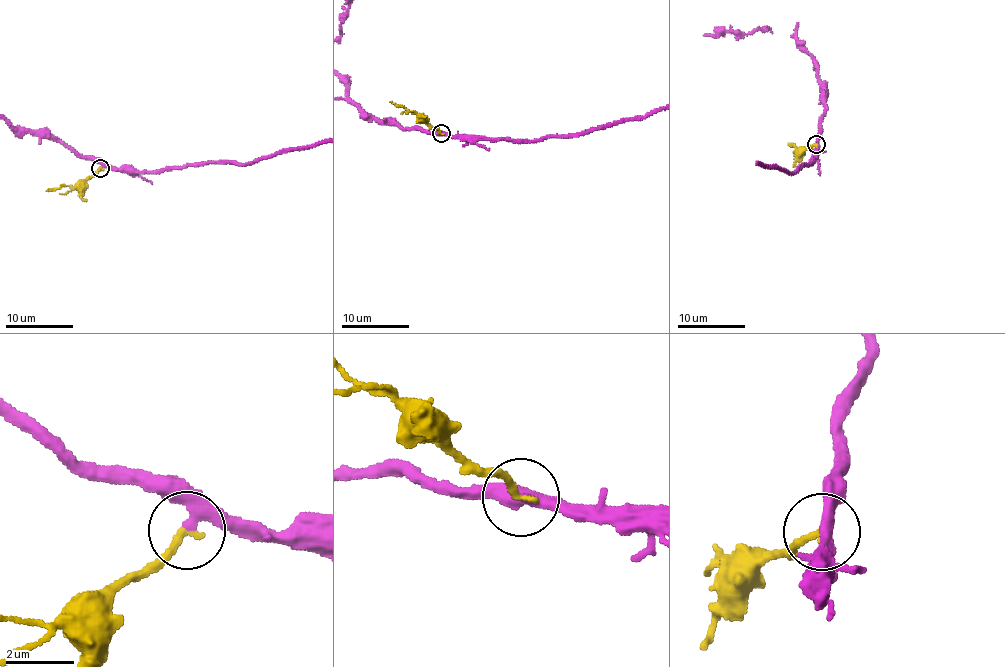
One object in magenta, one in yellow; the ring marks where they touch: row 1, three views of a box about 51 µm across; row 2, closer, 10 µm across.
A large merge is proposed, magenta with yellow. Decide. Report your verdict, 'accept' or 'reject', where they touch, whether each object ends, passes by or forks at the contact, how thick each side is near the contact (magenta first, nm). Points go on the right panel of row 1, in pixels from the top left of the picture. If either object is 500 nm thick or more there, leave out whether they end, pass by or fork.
accept; at (816, 144); magenta passes by; yellow ends there; 280 nm thick on the magenta side, 200 nm on the other

